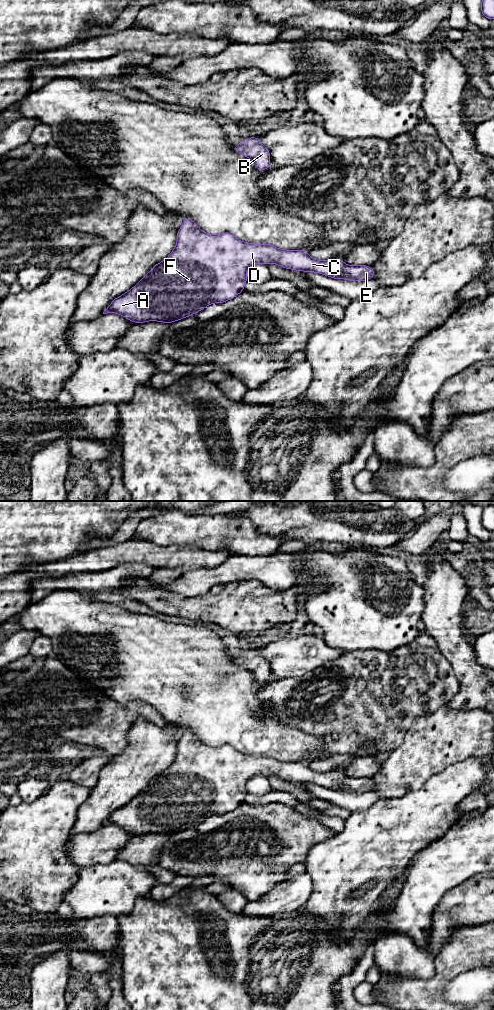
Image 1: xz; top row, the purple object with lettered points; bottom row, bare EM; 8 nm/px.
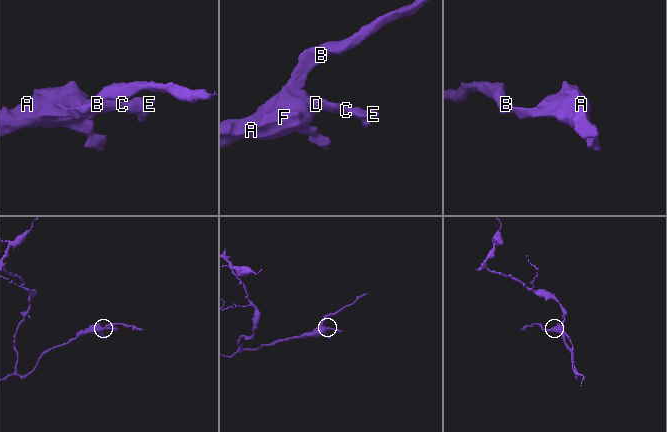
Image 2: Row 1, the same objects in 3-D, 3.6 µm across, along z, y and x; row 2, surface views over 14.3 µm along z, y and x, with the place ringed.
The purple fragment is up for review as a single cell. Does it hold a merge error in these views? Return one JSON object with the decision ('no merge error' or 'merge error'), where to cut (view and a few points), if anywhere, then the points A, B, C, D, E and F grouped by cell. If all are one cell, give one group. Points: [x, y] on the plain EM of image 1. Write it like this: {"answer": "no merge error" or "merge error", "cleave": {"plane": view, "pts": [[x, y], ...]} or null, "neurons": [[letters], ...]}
{"answer": "no merge error", "cleave": null, "neurons": [["A", "B", "C", "D", "E", "F"]]}

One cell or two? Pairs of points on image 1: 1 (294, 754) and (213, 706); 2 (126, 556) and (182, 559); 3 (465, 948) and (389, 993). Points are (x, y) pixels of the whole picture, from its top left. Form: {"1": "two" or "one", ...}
{"1": "one", "2": "one", "3": "one"}

